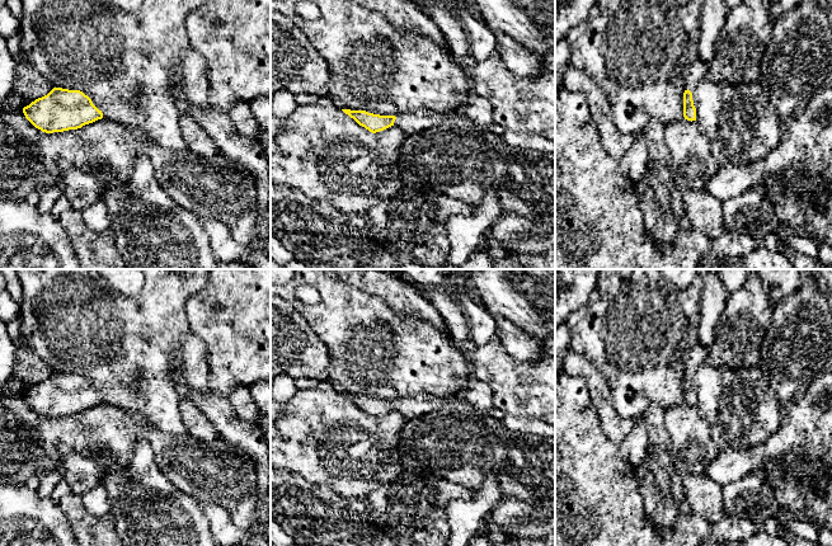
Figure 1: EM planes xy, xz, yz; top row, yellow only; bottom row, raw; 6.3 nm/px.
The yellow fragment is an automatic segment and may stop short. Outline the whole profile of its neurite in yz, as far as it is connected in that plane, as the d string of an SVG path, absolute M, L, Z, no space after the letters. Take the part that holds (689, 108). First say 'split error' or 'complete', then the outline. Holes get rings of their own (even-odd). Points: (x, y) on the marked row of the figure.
split error; M697 58L686 79L685 93L683 93L683 117L687 121L696 121L696 108L692 100L692 93L696 90L701 79L708 74L709 63Z

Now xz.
split error; M417 109L396 116L380 116L366 110L342 110L372 133L384 131L391 126L399 127L405 135L415 135L432 127L446 124L460 128L471 128L471 121L462 113L462 110L437 113L431 109Z

